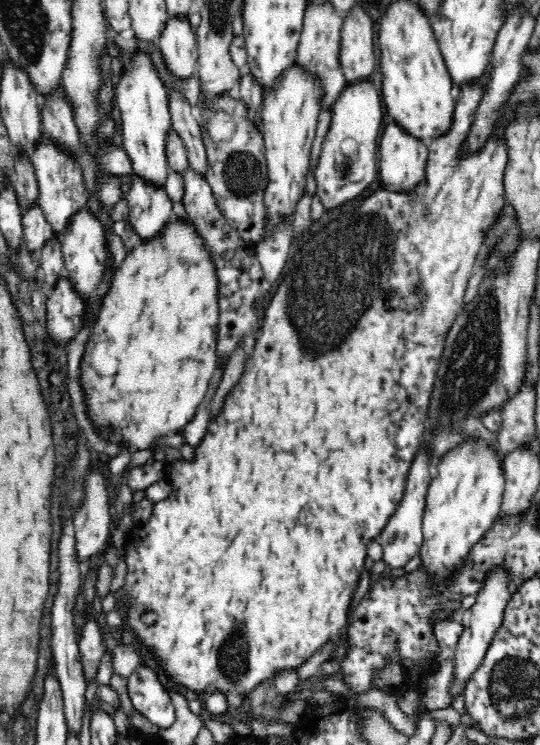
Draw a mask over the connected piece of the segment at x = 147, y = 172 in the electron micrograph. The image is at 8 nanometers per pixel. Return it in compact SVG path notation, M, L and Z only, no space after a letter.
M140 49L135 51L130 64L132 66L123 70L115 90L122 122L122 144L133 164L134 177L146 180L153 186L164 187L170 174L166 142L168 131L172 128L168 91L146 52Z

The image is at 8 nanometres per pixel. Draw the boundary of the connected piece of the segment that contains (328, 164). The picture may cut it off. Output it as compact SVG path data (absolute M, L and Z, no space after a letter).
M368 79L347 84L333 104L331 125L322 144L322 153L315 170L317 195L325 211L340 207L372 188L379 175L376 156L379 152L378 132L382 130L381 91Z

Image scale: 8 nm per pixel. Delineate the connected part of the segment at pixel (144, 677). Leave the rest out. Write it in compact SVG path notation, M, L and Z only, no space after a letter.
M150 663L140 666L126 679L128 695L133 708L144 715L160 729L170 728L174 724L175 706L169 692L156 675L156 669Z

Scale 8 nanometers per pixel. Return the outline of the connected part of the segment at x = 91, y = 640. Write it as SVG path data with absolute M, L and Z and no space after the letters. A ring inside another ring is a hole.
M94 617L84 624L82 636L79 638L79 650L82 667L84 667L84 677L87 684L96 679L96 672L105 653L103 633L101 632Z

